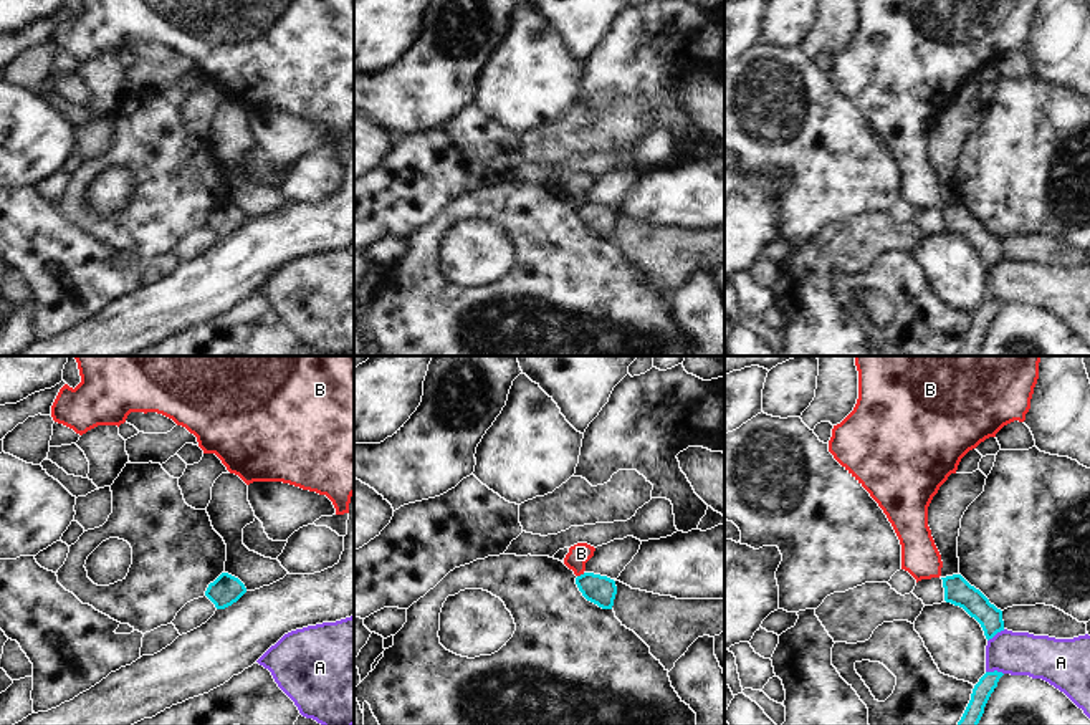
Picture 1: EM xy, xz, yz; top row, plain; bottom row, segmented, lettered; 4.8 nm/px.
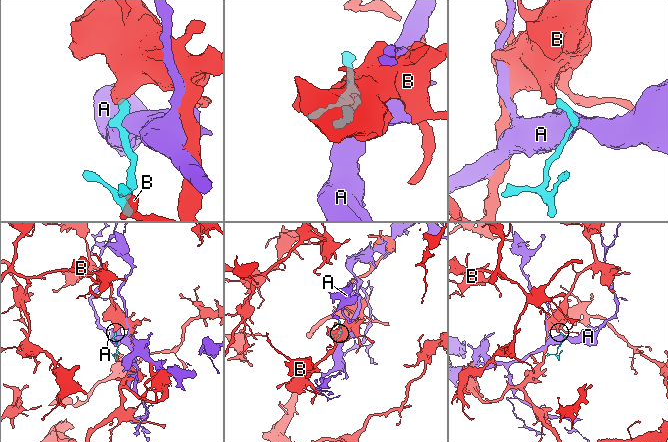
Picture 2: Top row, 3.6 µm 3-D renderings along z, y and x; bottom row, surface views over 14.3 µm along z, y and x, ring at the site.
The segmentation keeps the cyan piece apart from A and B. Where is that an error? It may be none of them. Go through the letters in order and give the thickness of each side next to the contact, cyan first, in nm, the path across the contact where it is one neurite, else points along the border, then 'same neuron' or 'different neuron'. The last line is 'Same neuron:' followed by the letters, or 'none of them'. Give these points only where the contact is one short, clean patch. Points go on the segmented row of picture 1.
A: 90/220 nm | along yz (986, 671), (999, 671), (1003, 674) | different neuron
B: 140/100 nm | along xz (584, 573), (578, 576) | different neuron
Same neuron: none of them

